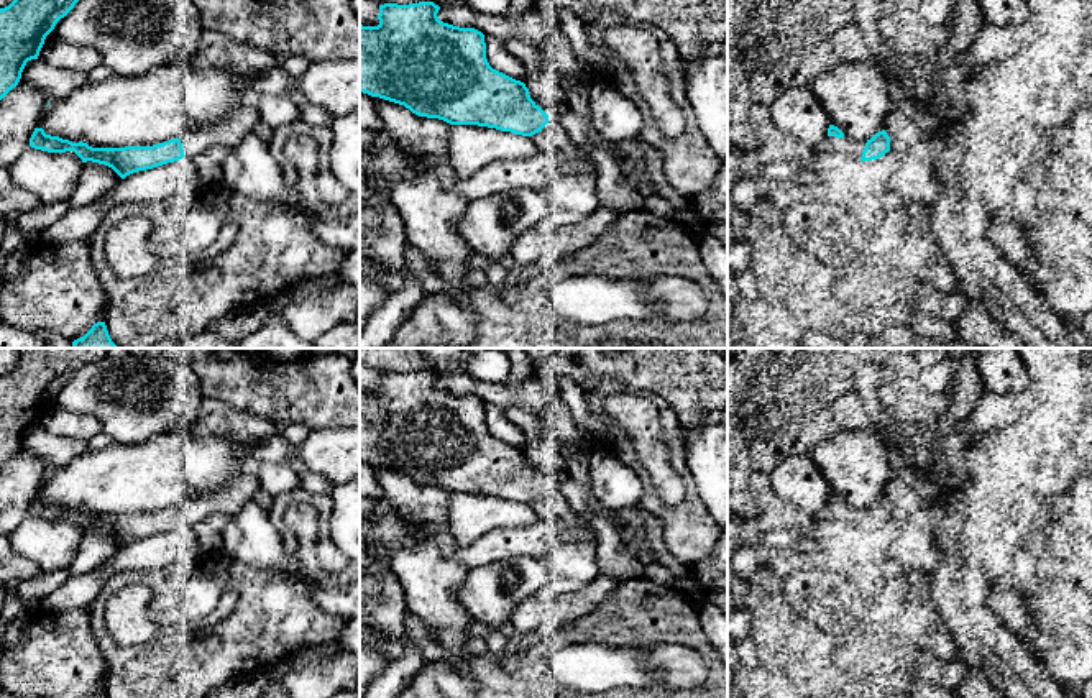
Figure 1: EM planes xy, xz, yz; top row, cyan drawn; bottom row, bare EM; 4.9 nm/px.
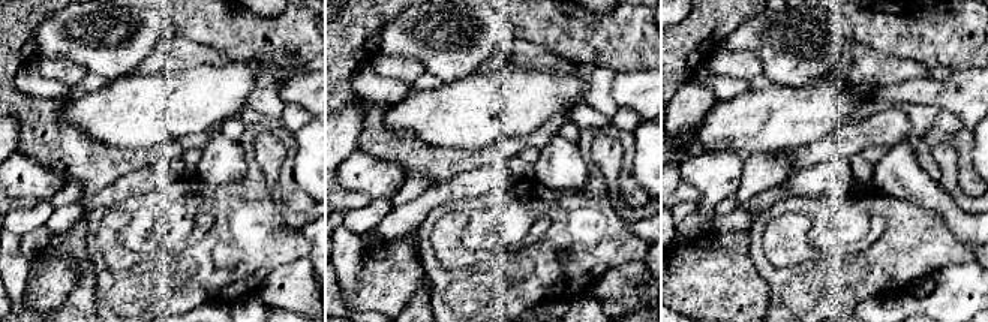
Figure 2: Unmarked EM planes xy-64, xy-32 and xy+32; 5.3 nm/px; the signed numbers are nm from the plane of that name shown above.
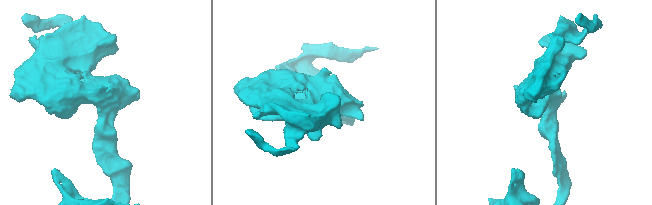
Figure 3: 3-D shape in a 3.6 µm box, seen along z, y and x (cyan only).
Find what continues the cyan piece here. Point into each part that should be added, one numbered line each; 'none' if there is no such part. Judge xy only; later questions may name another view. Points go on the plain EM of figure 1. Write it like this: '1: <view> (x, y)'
1: xy (234, 495)

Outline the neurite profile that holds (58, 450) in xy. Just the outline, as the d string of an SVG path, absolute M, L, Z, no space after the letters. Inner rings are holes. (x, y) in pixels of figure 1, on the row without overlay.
M38 427L26 430L21 445L41 455L48 462L49 468L62 466L89 450L85 440L49 435L41 432Z

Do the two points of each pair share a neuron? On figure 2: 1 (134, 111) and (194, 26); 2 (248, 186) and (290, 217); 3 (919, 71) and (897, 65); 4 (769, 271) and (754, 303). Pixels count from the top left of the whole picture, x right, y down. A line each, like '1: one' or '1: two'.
1: two
2: two
3: one
4: two

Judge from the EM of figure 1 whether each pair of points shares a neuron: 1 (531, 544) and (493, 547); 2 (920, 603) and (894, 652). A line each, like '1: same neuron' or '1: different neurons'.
1: same neuron
2: different neurons

